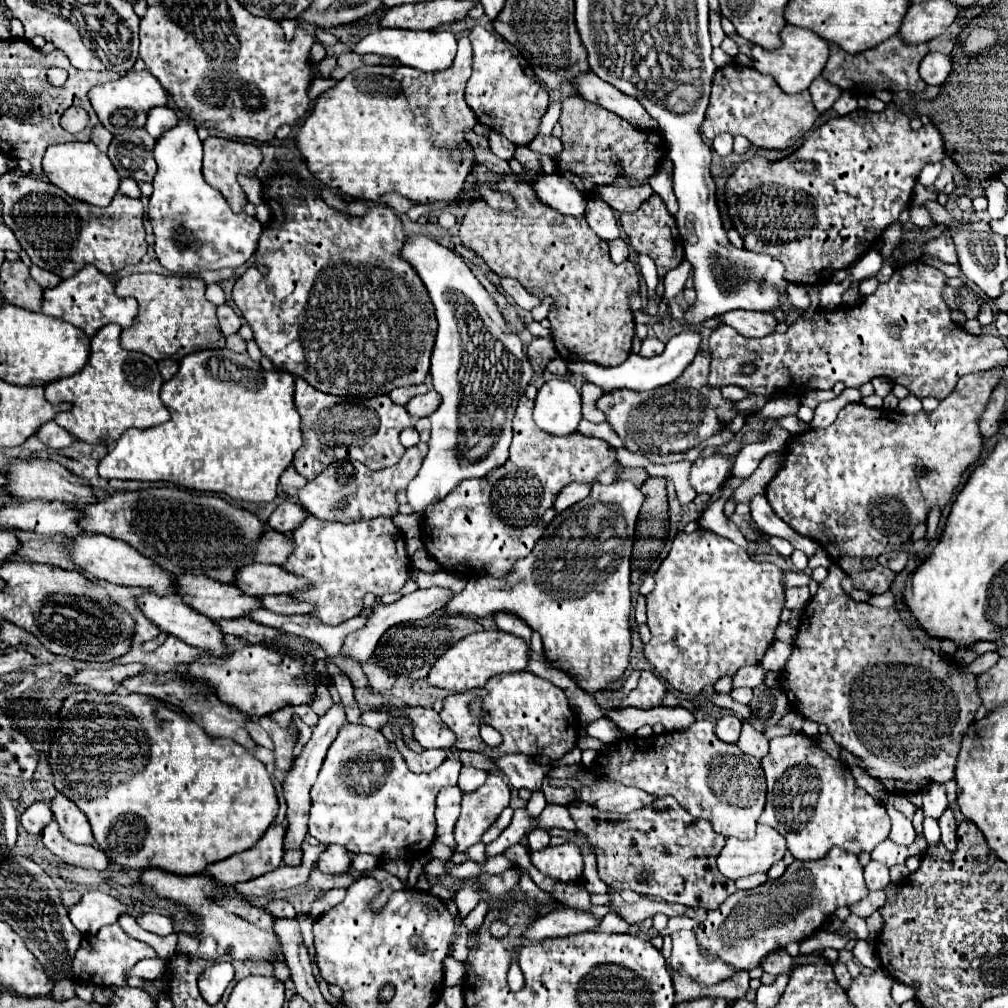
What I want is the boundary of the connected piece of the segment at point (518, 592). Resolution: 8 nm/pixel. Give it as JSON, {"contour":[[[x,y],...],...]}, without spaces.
{"contour":[[[613,482],[609,486],[593,484],[591,494],[585,500],[569,506],[565,512],[559,512],[551,520],[533,552],[527,558],[521,558],[505,580],[491,576],[469,578],[467,586],[459,594],[455,594],[449,604],[441,608],[441,612],[451,616],[463,614],[477,618],[493,616],[499,612],[519,616],[529,624],[531,630],[541,634],[547,662],[571,674],[577,680],[579,688],[589,694],[607,688],[613,680],[623,676],[631,654],[629,560],[635,522],[643,502],[645,496],[641,494],[641,490],[629,482]]]}

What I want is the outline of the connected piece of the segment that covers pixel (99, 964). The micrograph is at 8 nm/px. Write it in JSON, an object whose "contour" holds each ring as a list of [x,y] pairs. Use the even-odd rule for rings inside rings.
{"contour":[[[115,922],[115,924],[109,924],[109,926],[101,928],[97,934],[85,936],[81,940],[81,946],[79,946],[77,954],[75,954],[75,976],[77,978],[87,978],[89,976],[91,984],[95,984],[95,986],[121,988],[121,986],[127,984],[127,974],[125,972],[129,968],[133,968],[141,958],[157,958],[157,952],[149,944],[131,938],[119,926],[119,922]]]}

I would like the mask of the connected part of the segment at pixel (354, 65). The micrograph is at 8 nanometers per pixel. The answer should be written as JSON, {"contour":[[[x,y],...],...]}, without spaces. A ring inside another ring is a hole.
{"contour":[[[349,52],[349,54],[343,54],[337,58],[337,66],[335,70],[331,72],[331,78],[345,78],[349,72],[361,68],[361,66],[367,66],[367,64],[393,64],[391,58],[385,58],[385,56],[373,56],[373,54],[365,54],[365,56],[359,56],[355,52]]]}

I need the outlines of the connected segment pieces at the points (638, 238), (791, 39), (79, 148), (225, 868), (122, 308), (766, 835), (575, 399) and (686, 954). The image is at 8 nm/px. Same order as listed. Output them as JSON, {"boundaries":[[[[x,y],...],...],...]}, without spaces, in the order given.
{"boundaries":[[[[653,194],[635,212],[623,212],[623,214],[619,214],[619,222],[621,222],[623,232],[629,238],[631,246],[635,248],[635,252],[647,254],[647,256],[651,256],[655,260],[657,274],[659,274],[659,284],[655,288],[655,296],[657,298],[663,296],[663,276],[669,270],[677,268],[681,264],[681,260],[683,260],[683,246],[681,246],[681,240],[679,240],[677,226],[675,226],[675,218],[665,208],[661,196]]],[[[785,26],[781,30],[781,40],[783,46],[777,50],[765,50],[761,46],[753,46],[751,58],[753,58],[753,68],[757,68],[761,74],[769,74],[775,78],[777,84],[785,84],[785,80],[809,80],[809,84],[821,76],[827,60],[829,60],[829,44],[815,32],[809,32],[807,28],[797,28],[797,26]]],[[[67,142],[49,146],[43,156],[43,174],[51,184],[59,186],[69,196],[95,206],[109,206],[121,182],[109,156],[101,154],[93,142]]],[[[279,824],[269,826],[265,836],[249,850],[233,854],[225,860],[209,864],[205,874],[221,884],[239,884],[259,878],[283,864],[285,828]]],[[[93,264],[79,270],[75,276],[61,280],[59,286],[49,288],[43,292],[43,314],[61,318],[77,328],[81,328],[89,338],[95,336],[97,330],[101,330],[105,324],[119,324],[121,328],[133,324],[133,318],[137,314],[137,300],[133,298],[119,298],[115,294],[113,282],[99,272]]],[[[757,824],[757,836],[753,840],[727,838],[717,858],[717,868],[729,880],[737,880],[755,872],[767,872],[783,858],[785,850],[785,838],[777,830]]],[[[567,378],[545,382],[535,398],[533,418],[537,426],[553,436],[569,436],[577,432],[581,422],[581,396]]],[[[677,930],[671,934],[671,940],[671,970],[685,972],[689,978],[693,978],[693,982],[701,986],[715,986],[739,972],[735,968],[729,968],[723,960],[717,960],[717,956],[709,956],[707,952],[703,952],[697,944],[695,932],[691,930]]]]}

